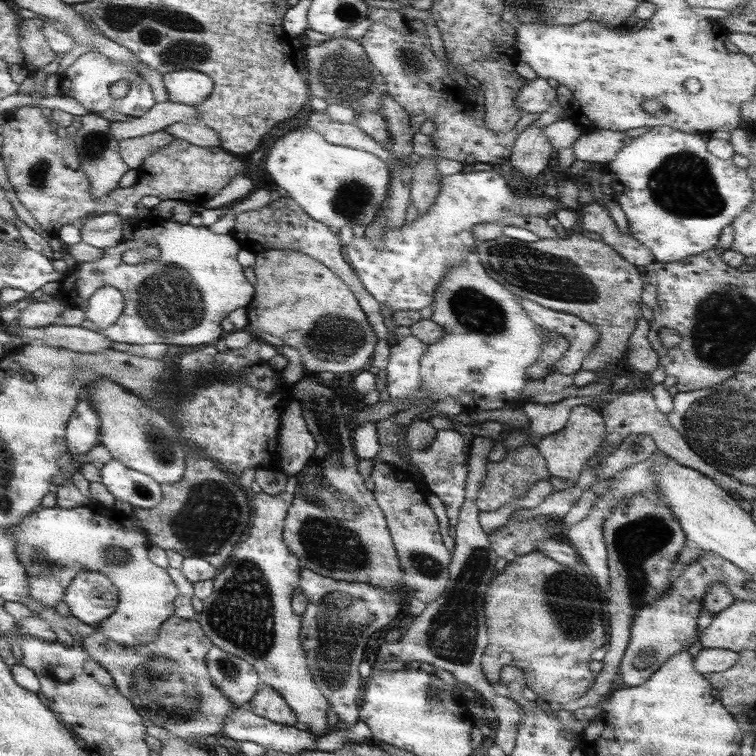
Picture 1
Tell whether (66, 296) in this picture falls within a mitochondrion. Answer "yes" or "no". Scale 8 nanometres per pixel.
no

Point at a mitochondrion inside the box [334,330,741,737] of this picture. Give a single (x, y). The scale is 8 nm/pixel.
(453, 633)

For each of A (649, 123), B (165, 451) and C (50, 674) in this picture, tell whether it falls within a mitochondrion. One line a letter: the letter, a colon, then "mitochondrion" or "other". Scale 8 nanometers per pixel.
A: other
B: mitochondrion
C: other

